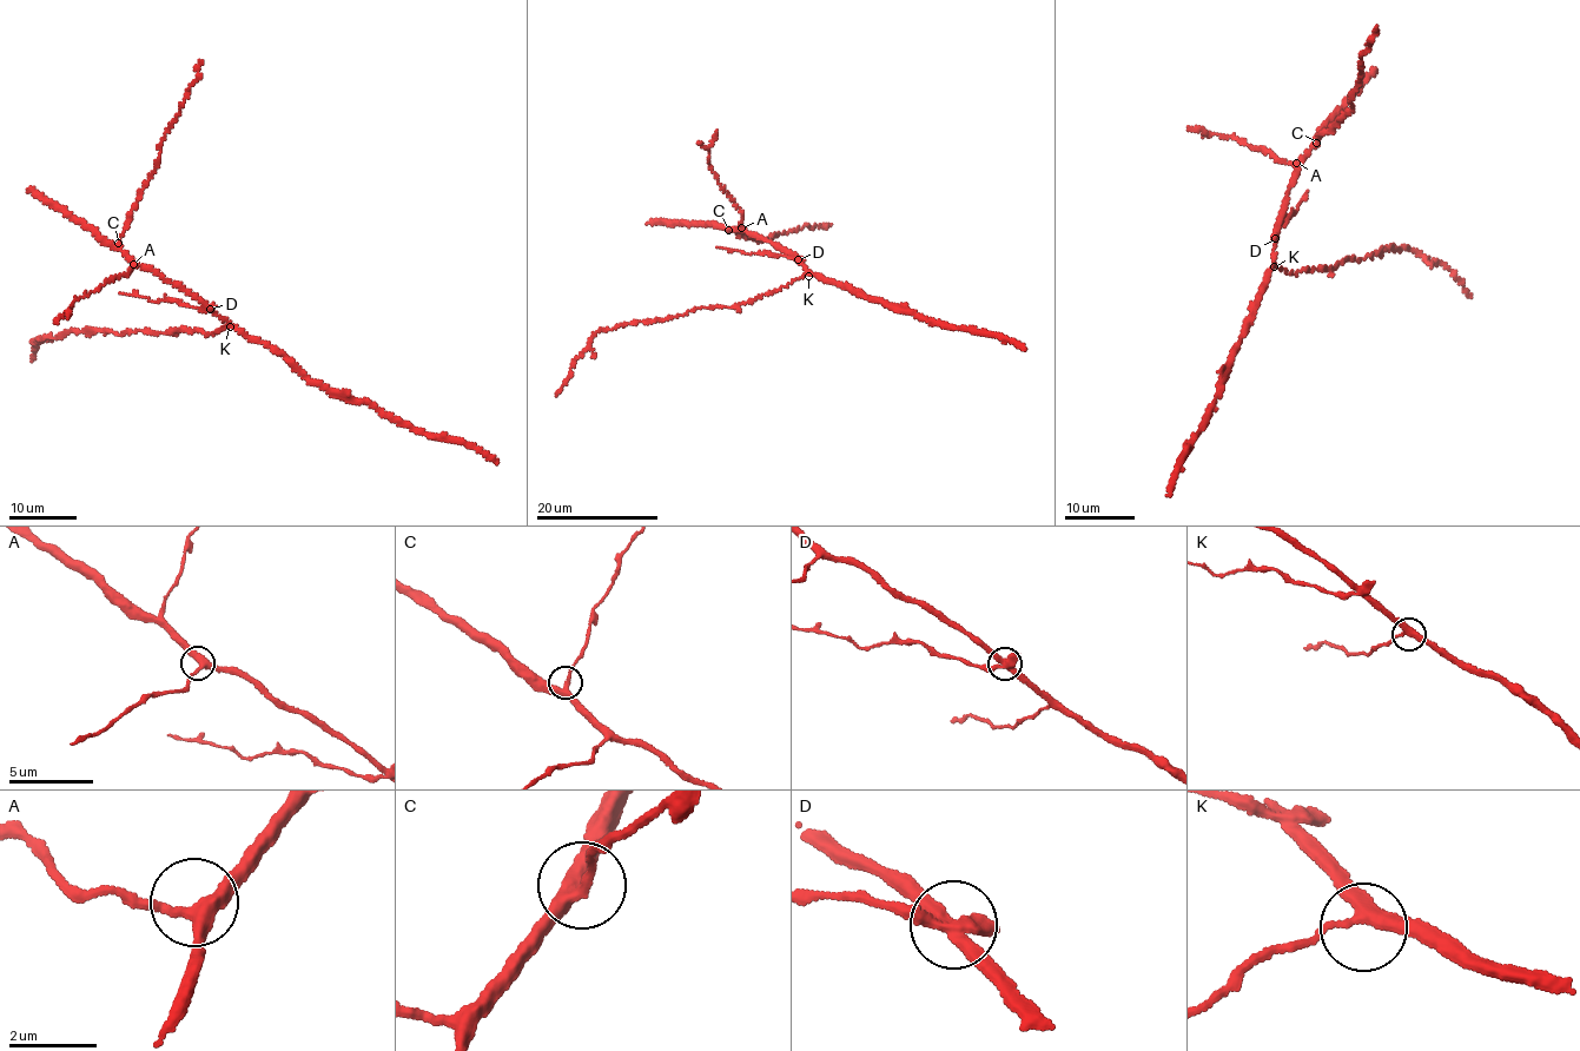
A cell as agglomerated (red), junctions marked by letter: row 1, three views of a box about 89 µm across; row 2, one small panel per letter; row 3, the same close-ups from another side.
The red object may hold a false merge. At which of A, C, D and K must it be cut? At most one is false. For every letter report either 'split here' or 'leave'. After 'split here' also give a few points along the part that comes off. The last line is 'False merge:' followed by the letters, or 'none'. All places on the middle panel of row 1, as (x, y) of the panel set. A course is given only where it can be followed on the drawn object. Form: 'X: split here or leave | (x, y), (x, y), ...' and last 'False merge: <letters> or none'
A: leave
C: leave
D: split here | (799, 259), (718, 246)
K: leave
False merge: D

